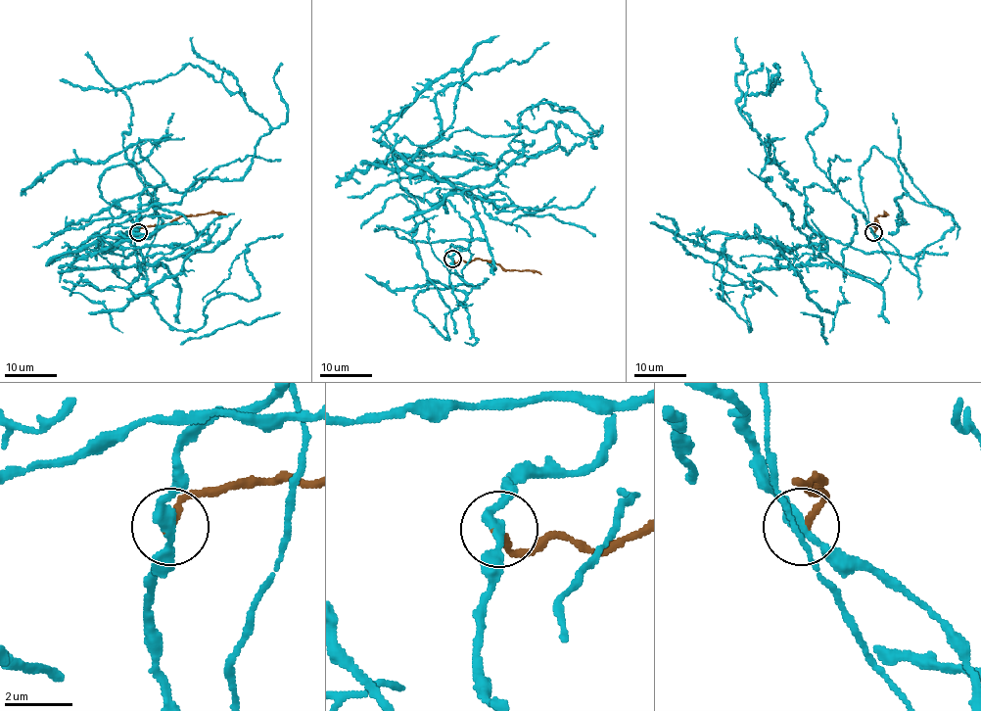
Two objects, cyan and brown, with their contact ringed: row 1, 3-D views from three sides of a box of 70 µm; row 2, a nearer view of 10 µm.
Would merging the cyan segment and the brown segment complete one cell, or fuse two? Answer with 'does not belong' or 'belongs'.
does not belong

